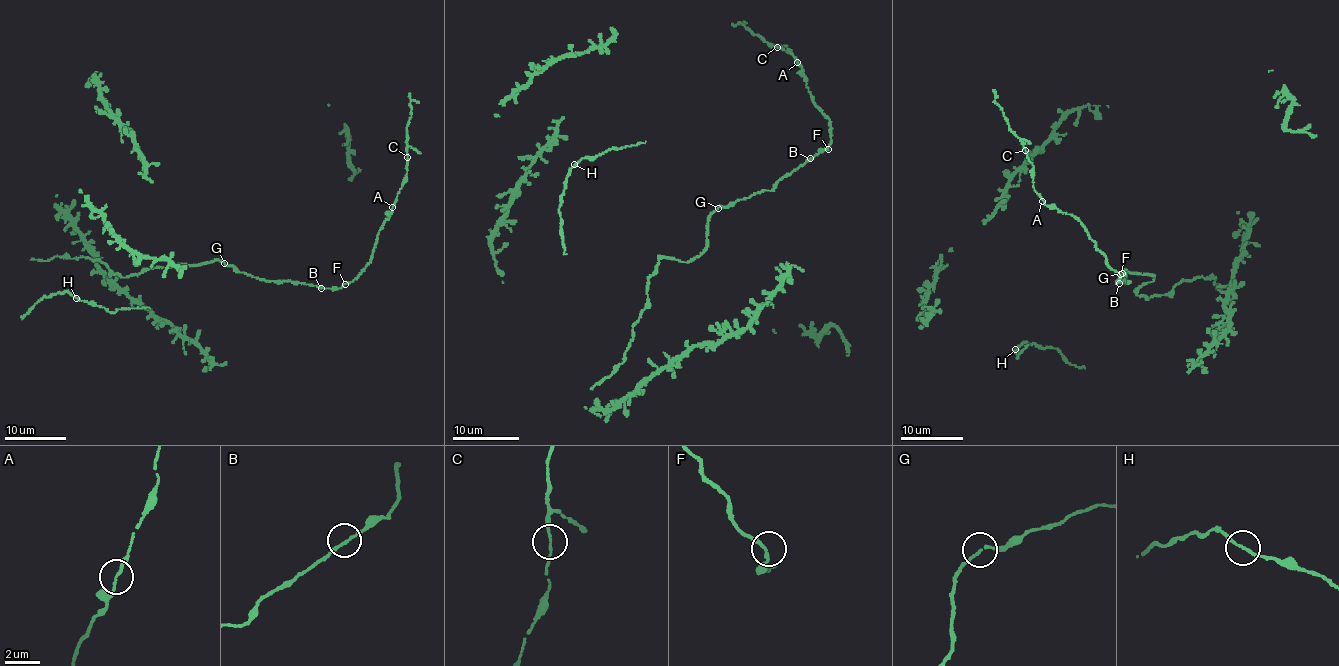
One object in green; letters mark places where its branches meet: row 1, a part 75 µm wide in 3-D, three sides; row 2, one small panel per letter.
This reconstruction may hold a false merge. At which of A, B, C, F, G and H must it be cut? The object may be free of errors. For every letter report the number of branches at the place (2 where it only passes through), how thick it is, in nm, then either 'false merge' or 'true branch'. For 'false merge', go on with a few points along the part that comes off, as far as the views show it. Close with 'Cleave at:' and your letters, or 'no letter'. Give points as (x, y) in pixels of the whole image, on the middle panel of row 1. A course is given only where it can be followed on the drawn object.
A: 2 | 140 nm | true branch
B: 2 | 140 nm | true branch
C: 2 | 140 nm | true branch
F: 2 | 150 nm | true branch
G: 2 | 140 nm | true branch
H: 2 | 140 nm | true branch
Cleave at: no letter

